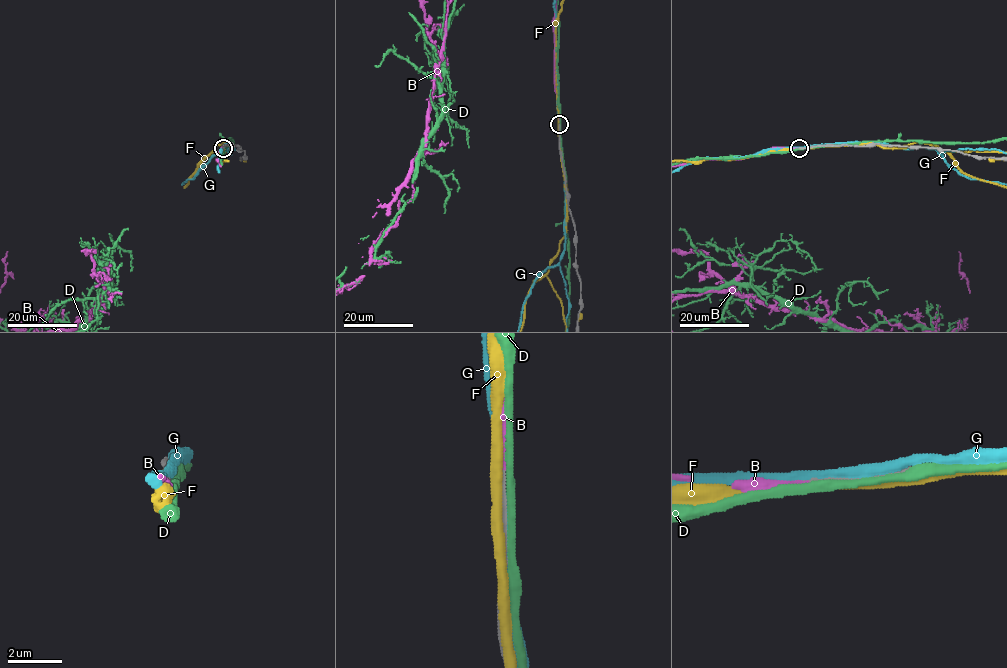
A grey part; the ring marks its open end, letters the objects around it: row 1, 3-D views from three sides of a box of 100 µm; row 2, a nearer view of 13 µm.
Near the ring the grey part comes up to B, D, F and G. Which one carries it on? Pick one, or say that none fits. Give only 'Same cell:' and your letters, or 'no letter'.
Same cell: B

